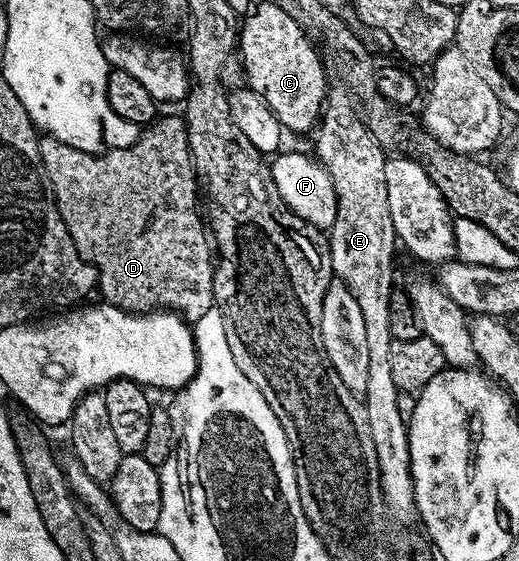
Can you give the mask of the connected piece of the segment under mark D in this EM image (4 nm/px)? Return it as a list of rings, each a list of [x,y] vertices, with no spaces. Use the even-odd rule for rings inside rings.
[[[181,116],[161,117],[139,136],[135,145],[126,149],[85,153],[49,135],[39,140],[38,146],[50,185],[54,188],[58,210],[72,235],[72,243],[76,243],[76,251],[98,272],[96,289],[99,294],[102,292],[101,300],[139,315],[173,311],[193,323],[204,315],[204,311],[215,308],[216,261],[203,214],[202,217],[198,214],[200,181],[190,157],[185,120]]]

